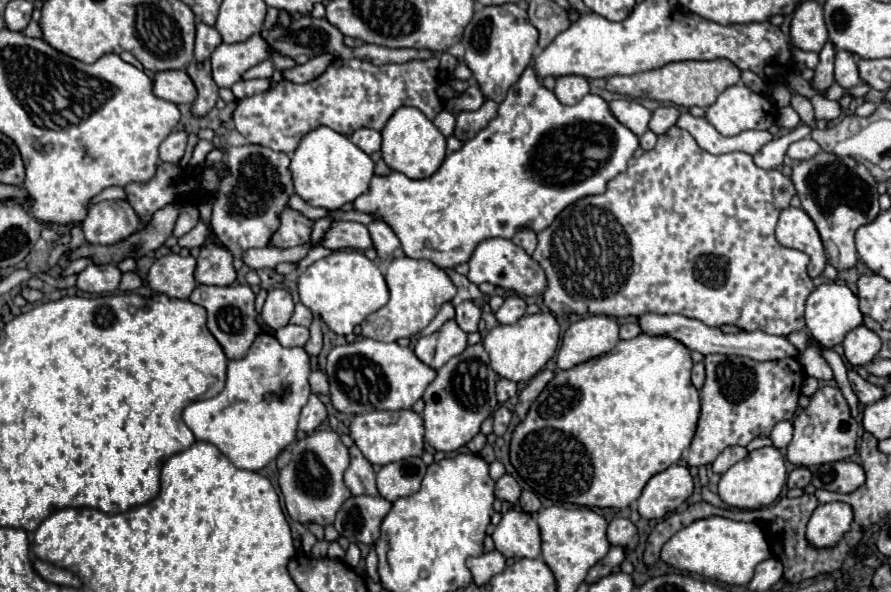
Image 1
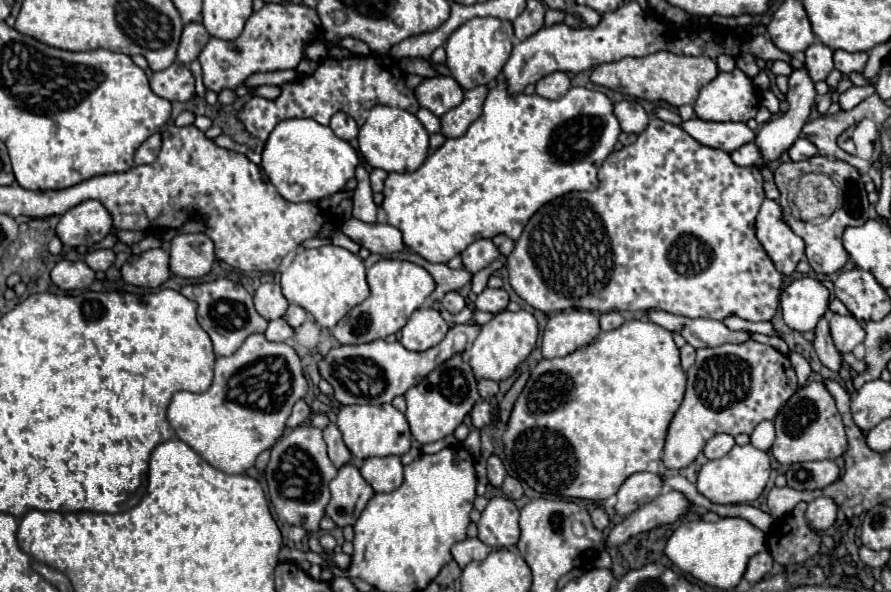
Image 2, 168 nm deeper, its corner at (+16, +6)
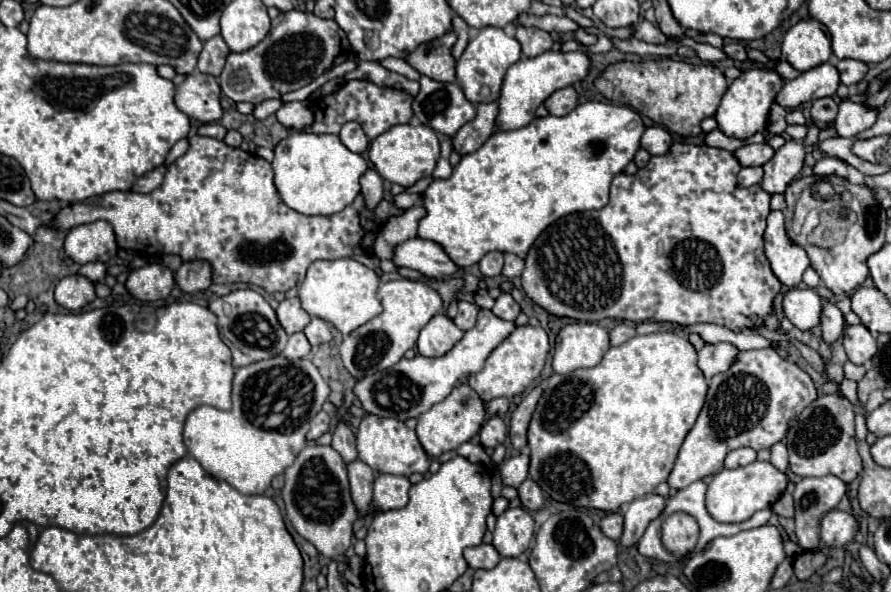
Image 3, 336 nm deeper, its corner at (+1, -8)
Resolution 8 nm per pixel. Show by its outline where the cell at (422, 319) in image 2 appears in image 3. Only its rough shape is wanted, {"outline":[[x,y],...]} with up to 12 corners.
{"outline":[[437,314],[421,330],[421,356],[447,354],[461,338],[445,314]]}

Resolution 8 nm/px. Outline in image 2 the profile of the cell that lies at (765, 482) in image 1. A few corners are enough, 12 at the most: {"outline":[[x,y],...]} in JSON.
{"outline":[[752,444],[700,468],[696,488],[714,504],[764,492],[768,452]]}

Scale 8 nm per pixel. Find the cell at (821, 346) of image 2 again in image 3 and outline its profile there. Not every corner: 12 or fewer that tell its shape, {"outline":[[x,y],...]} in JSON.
{"outline":[[831,302],[823,304],[821,330],[831,346],[843,336],[845,318]]}

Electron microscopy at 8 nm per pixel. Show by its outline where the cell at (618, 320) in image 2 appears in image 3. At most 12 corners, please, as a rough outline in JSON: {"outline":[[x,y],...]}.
{"outline":[[617,324],[611,330],[611,346],[635,336],[633,324]]}

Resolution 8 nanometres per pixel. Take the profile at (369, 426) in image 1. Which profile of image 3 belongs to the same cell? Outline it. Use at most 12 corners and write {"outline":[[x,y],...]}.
{"outline":[[365,416],[357,452],[381,474],[425,474],[429,458],[415,430]]}

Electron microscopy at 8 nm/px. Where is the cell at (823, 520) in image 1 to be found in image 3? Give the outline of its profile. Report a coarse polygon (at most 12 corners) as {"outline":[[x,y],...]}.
{"outline":[[843,510],[821,520],[821,540],[841,548],[853,540],[857,520]]}

